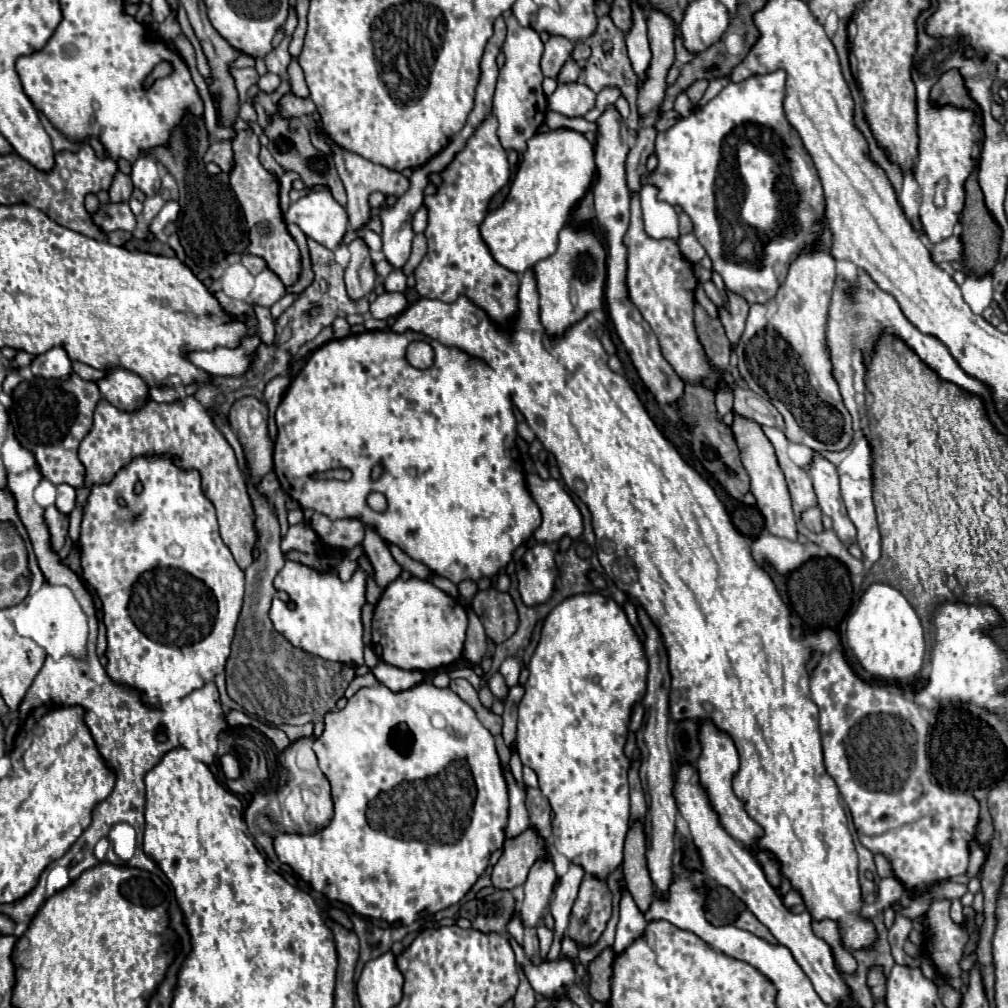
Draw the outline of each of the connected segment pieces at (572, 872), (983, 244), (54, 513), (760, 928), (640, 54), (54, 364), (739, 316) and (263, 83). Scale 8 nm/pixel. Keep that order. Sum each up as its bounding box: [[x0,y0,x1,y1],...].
[[548,865,584,959],[962,171,1000,275],[46,505,68,551],[734,911,776,943],[626,3,650,83],[32,347,72,379],[718,289,750,347],[258,73,280,93]]

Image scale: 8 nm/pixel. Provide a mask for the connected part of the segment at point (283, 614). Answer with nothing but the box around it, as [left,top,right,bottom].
[270,561,366,669]

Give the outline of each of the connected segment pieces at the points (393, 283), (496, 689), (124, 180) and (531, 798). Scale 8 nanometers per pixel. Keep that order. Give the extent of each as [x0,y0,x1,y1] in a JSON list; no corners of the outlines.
[[384,269,406,293],[488,673,508,701],[110,171,134,201],[526,787,552,839]]

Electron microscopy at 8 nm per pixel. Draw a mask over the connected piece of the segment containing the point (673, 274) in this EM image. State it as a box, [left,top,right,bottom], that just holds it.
[624,195,736,391]

